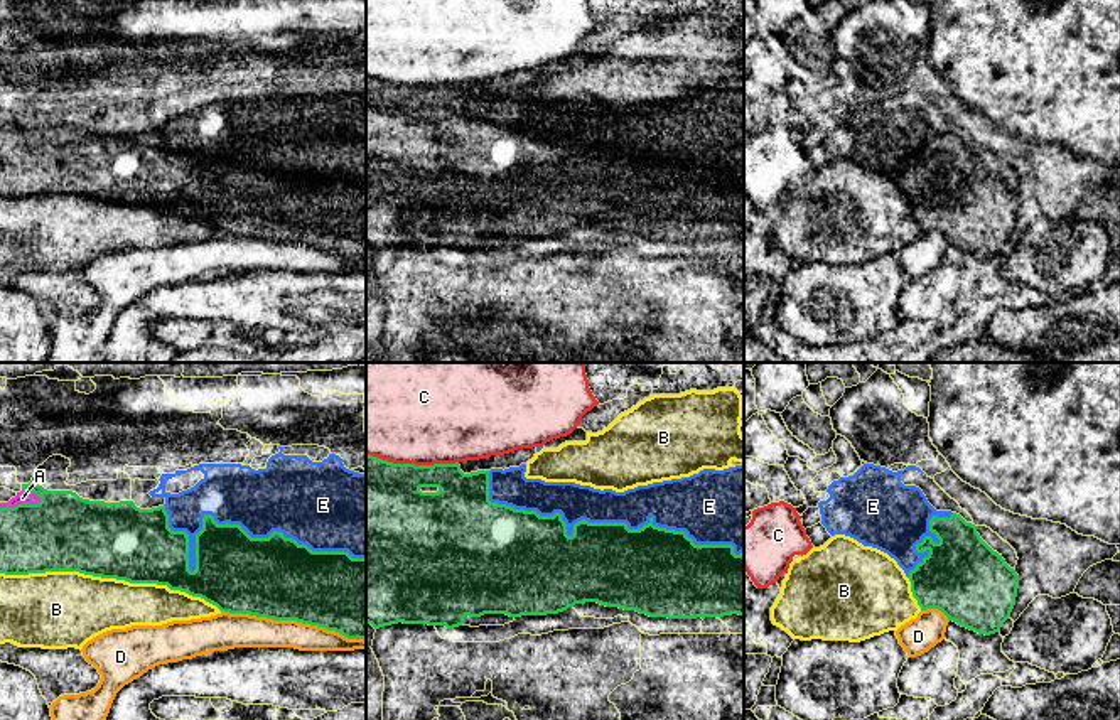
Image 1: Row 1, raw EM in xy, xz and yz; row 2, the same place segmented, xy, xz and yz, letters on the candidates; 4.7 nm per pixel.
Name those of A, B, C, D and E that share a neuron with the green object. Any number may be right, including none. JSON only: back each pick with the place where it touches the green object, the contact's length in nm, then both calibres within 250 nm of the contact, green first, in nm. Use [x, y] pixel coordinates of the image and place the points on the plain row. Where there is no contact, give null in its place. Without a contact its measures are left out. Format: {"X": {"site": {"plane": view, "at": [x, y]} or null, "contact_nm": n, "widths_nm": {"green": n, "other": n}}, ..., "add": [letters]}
{"add": []}

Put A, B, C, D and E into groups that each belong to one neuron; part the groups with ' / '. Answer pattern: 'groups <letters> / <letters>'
groups A E / B / C / D

